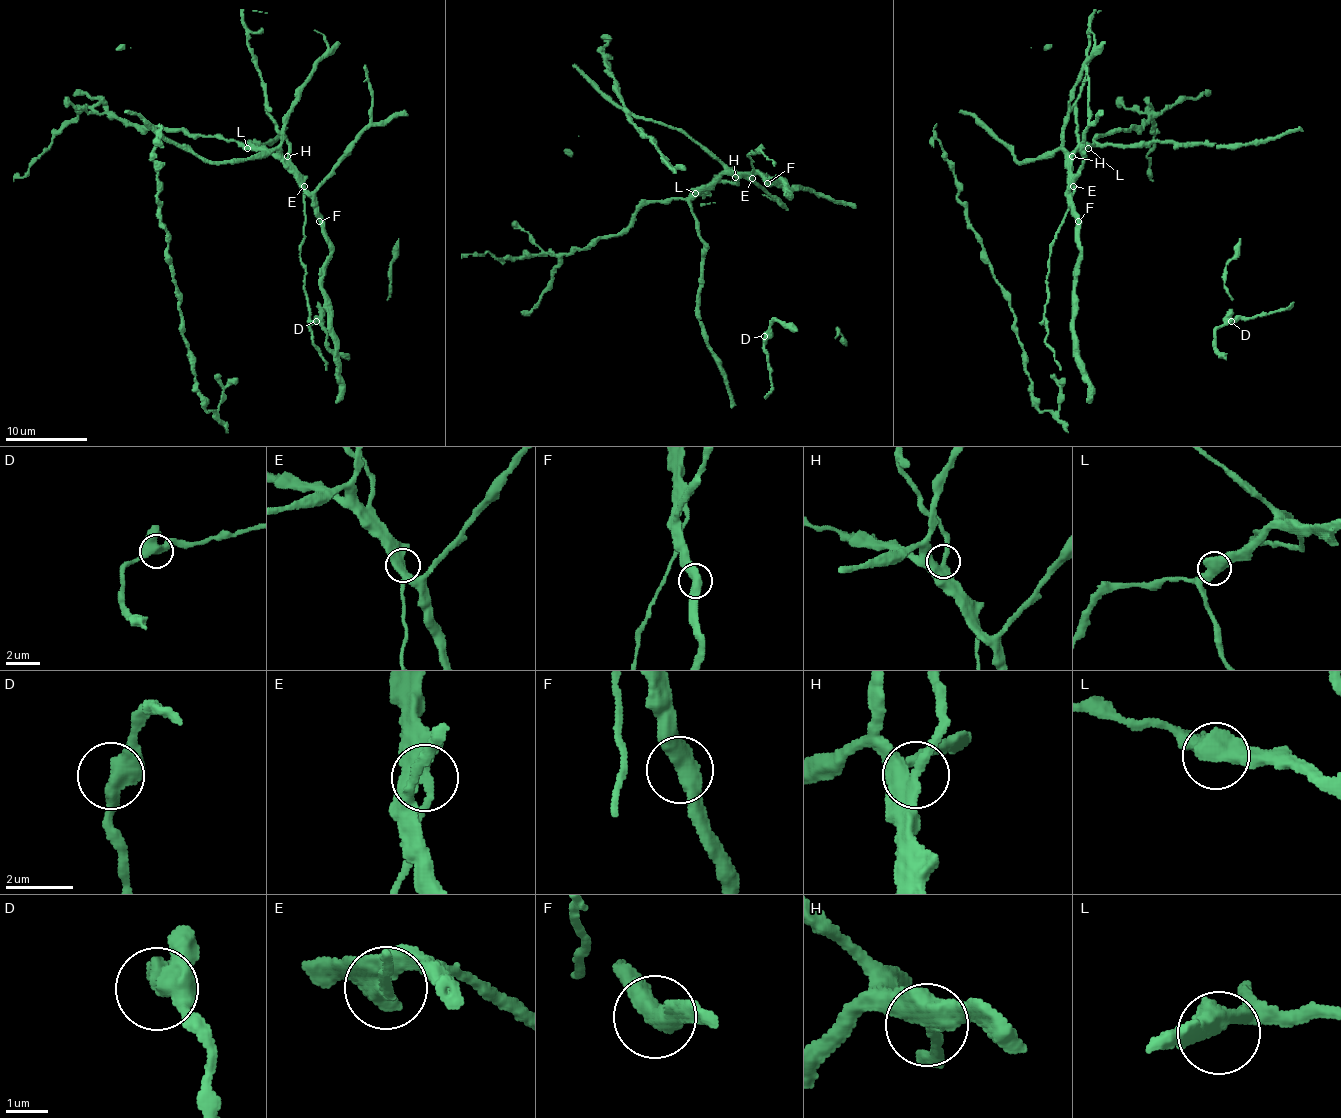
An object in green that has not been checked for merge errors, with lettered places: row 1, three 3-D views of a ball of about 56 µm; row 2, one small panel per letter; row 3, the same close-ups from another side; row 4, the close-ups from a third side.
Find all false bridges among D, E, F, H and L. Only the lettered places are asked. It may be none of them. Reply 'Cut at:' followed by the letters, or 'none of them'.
Cut at: E, H

